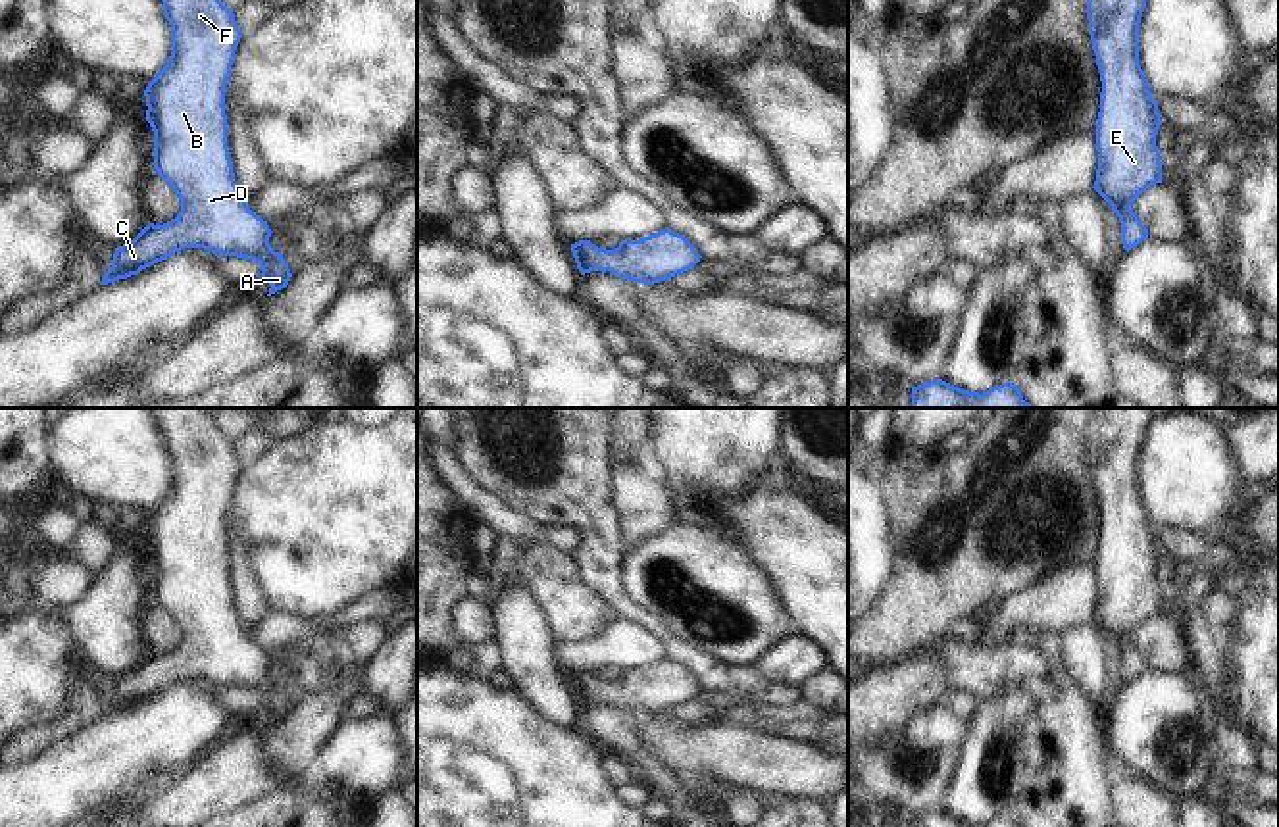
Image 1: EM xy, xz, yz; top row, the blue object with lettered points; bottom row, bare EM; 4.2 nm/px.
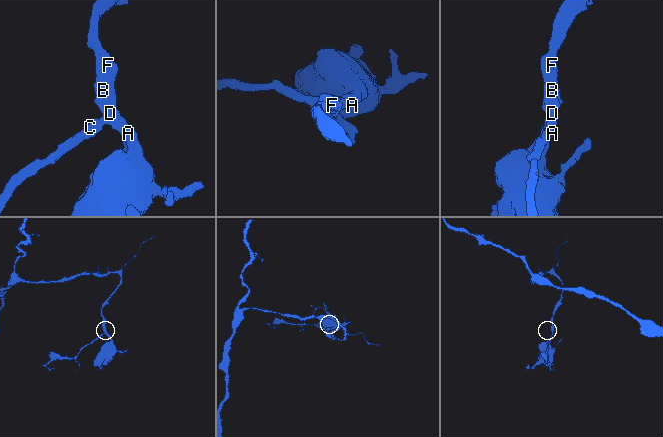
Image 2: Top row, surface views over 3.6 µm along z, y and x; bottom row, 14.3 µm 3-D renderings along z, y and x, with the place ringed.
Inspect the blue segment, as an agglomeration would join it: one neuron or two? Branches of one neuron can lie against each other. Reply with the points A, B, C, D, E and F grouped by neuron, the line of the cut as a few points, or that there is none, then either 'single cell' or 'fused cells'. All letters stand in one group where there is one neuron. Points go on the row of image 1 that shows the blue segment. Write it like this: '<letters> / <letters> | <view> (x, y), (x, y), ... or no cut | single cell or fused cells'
A B C D E F | no cut | single cell

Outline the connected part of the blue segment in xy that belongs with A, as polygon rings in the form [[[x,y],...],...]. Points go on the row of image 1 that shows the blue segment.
[[[221,0],[162,2],[171,25],[171,56],[144,90],[146,121],[154,131],[154,169],[181,200],[181,212],[163,225],[148,223],[133,240],[115,248],[102,285],[138,275],[185,248],[204,248],[215,256],[258,262],[260,279],[271,285],[271,296],[288,285],[292,273],[283,254],[269,244],[273,231],[267,221],[250,210],[237,188],[227,146],[225,85],[242,31]]]

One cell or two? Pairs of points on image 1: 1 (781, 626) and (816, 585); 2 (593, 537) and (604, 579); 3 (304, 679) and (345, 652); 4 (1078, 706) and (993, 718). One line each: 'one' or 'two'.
1: two
2: one
3: one
4: two

